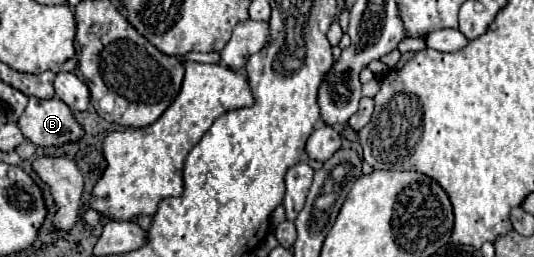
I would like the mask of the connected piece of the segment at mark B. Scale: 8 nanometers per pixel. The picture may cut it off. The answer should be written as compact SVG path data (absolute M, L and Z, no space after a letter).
M57 96L51 100L29 98L29 104L17 124L27 140L45 148L59 148L85 136L69 106L63 104Z

